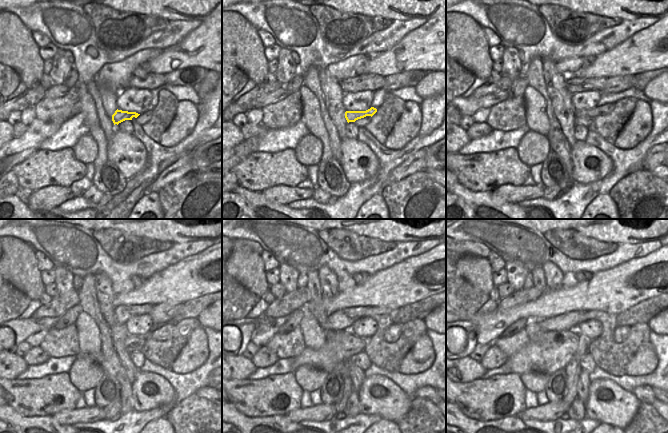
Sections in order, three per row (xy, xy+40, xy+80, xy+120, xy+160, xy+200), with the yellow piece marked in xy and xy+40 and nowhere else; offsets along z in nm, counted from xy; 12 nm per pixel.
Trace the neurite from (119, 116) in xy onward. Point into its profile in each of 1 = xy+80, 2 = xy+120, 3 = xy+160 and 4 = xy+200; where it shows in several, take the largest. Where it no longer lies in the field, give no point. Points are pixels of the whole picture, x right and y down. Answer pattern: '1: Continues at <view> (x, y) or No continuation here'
1: Continues at xy+80 (607, 108)
2: Continues at xy+120 (164, 332)
3: Continues at xy+160 (392, 333)
4: Continues at xy+200 (620, 333)

